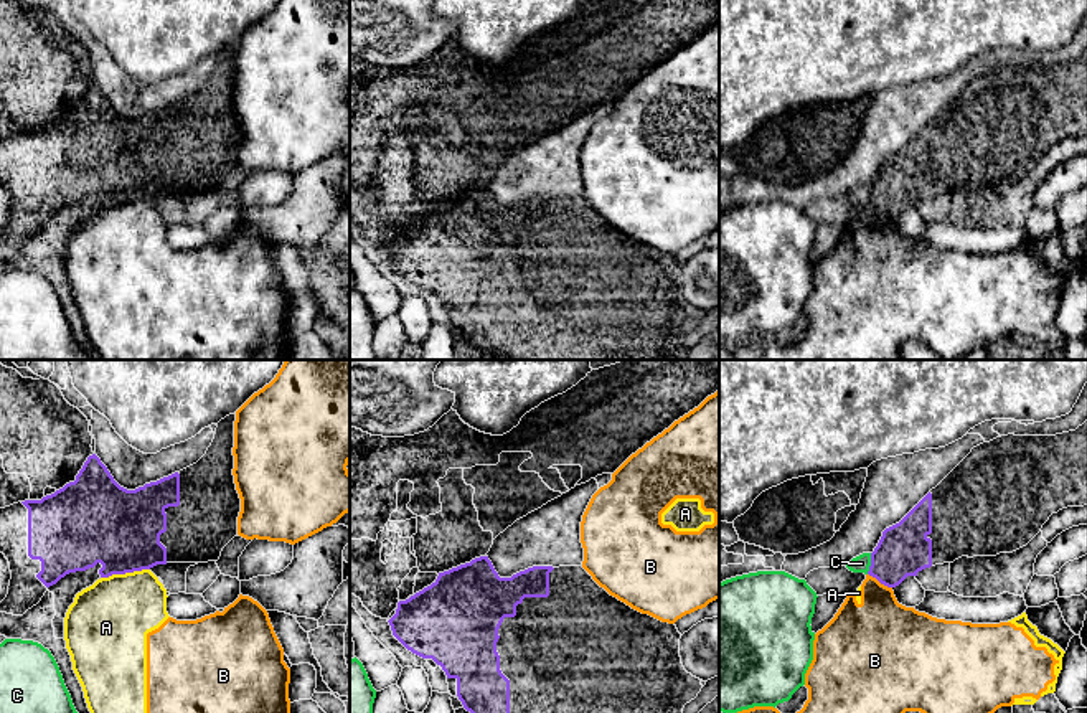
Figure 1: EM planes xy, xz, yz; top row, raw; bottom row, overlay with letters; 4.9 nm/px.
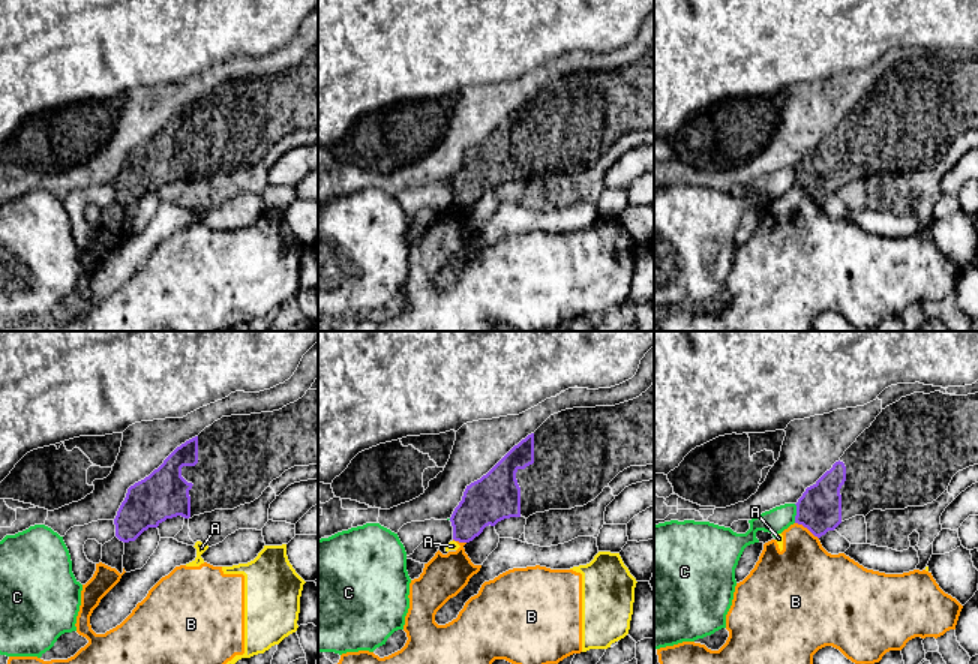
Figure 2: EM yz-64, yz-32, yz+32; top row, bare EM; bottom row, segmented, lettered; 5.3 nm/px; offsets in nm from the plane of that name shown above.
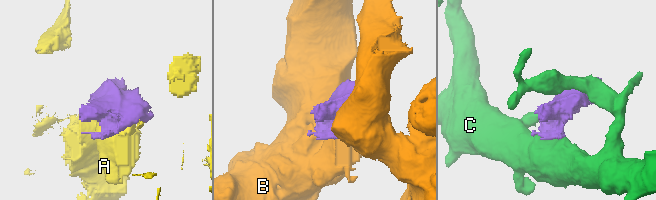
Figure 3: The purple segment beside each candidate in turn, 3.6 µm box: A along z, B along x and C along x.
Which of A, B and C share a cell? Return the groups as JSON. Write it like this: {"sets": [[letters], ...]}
{"sets": [["A", "B"], ["C"]]}

